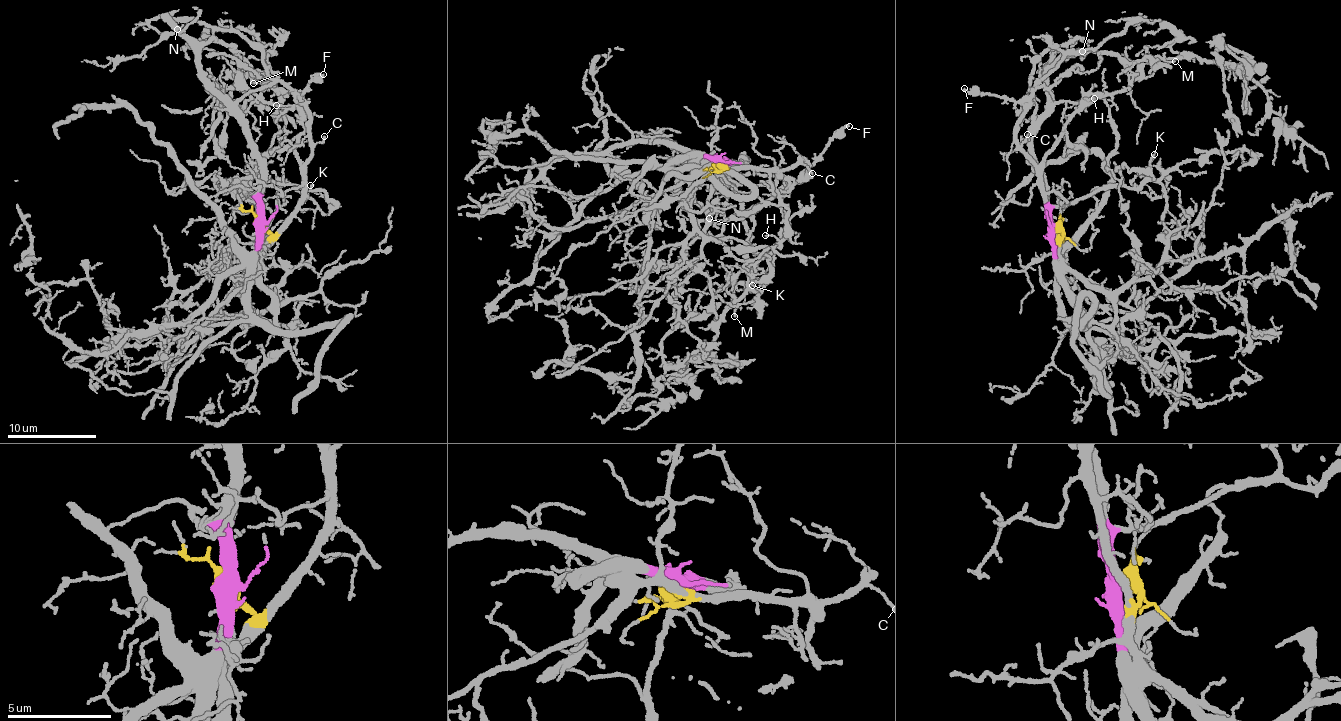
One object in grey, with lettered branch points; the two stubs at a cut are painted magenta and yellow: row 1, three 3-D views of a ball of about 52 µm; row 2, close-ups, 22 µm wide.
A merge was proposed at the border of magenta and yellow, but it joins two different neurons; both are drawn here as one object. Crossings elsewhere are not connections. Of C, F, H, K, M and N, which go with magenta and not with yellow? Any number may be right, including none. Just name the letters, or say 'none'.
K, N

